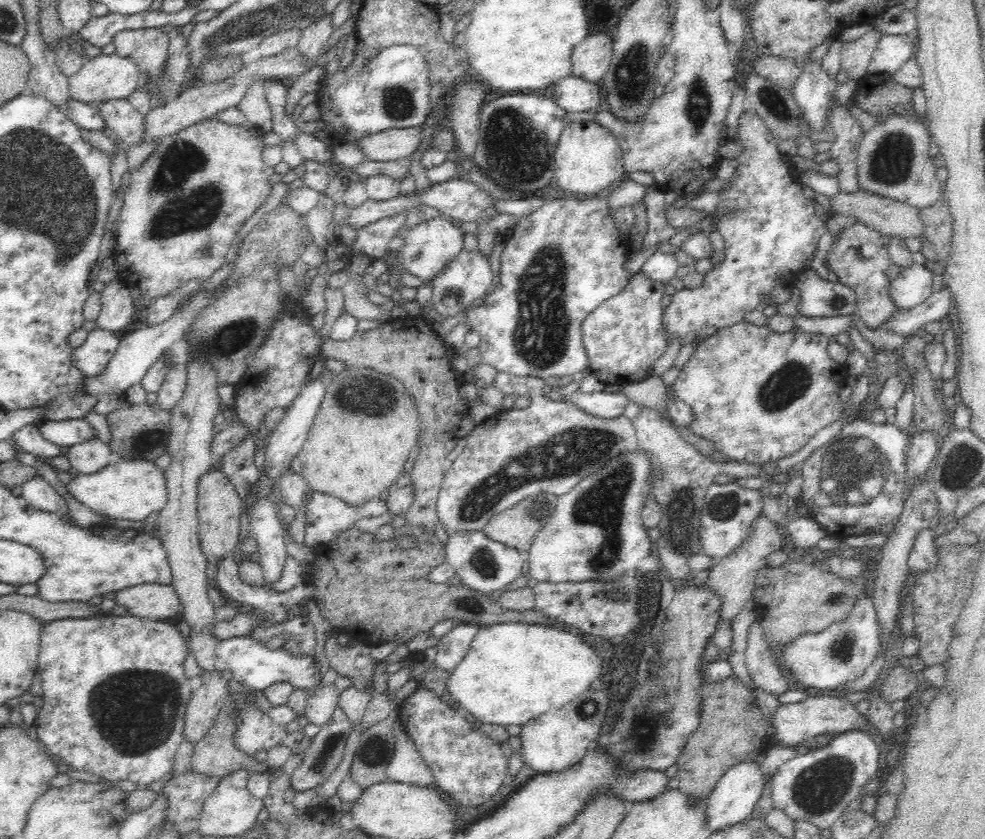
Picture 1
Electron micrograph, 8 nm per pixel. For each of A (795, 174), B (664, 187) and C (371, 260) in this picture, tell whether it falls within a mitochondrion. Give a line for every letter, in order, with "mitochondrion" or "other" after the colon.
A: other
B: other
C: other

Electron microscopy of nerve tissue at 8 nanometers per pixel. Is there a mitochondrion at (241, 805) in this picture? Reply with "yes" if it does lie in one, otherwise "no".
no

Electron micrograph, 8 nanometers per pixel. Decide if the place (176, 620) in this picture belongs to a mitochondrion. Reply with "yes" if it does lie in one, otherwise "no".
no

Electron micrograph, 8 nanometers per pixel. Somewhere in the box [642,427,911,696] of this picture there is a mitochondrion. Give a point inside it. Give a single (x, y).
(849, 454)

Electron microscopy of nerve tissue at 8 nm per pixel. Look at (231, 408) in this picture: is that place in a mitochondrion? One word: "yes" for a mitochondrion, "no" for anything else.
no

